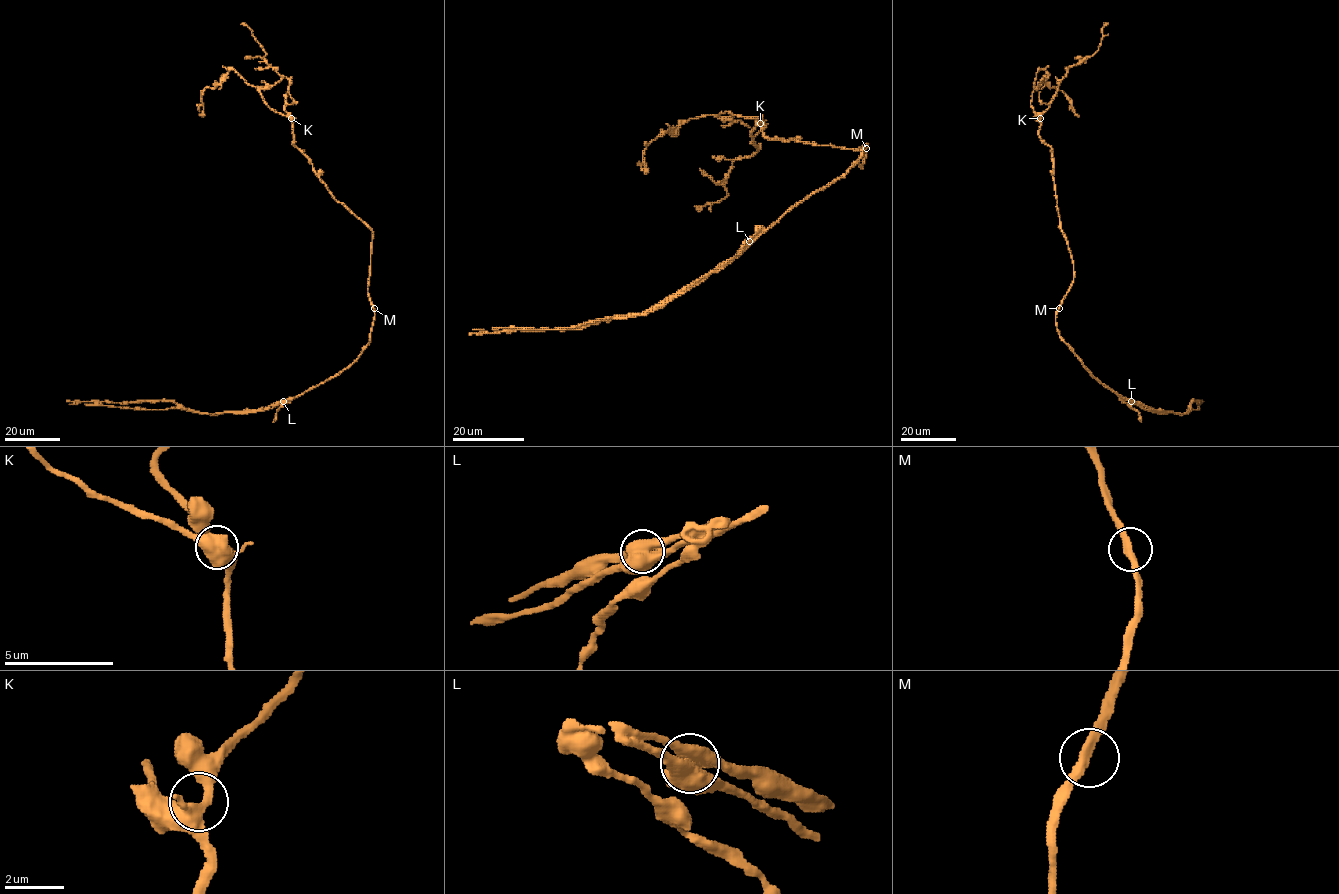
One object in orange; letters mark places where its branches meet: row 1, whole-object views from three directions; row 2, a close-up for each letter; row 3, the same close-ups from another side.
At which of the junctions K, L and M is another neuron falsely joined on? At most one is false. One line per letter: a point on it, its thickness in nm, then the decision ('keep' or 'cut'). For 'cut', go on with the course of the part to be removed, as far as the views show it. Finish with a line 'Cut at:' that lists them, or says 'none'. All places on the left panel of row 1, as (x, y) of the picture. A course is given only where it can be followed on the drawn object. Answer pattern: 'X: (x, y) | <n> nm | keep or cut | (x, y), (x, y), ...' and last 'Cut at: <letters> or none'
K: (291, 118) | 400 nm | keep
L: (283, 401) | 750 nm | cut | (283, 401), (257, 410), (204, 413), (185, 410), (170, 401), (66, 400)
M: (374, 308) | 320 nm | keep
Cut at: L

